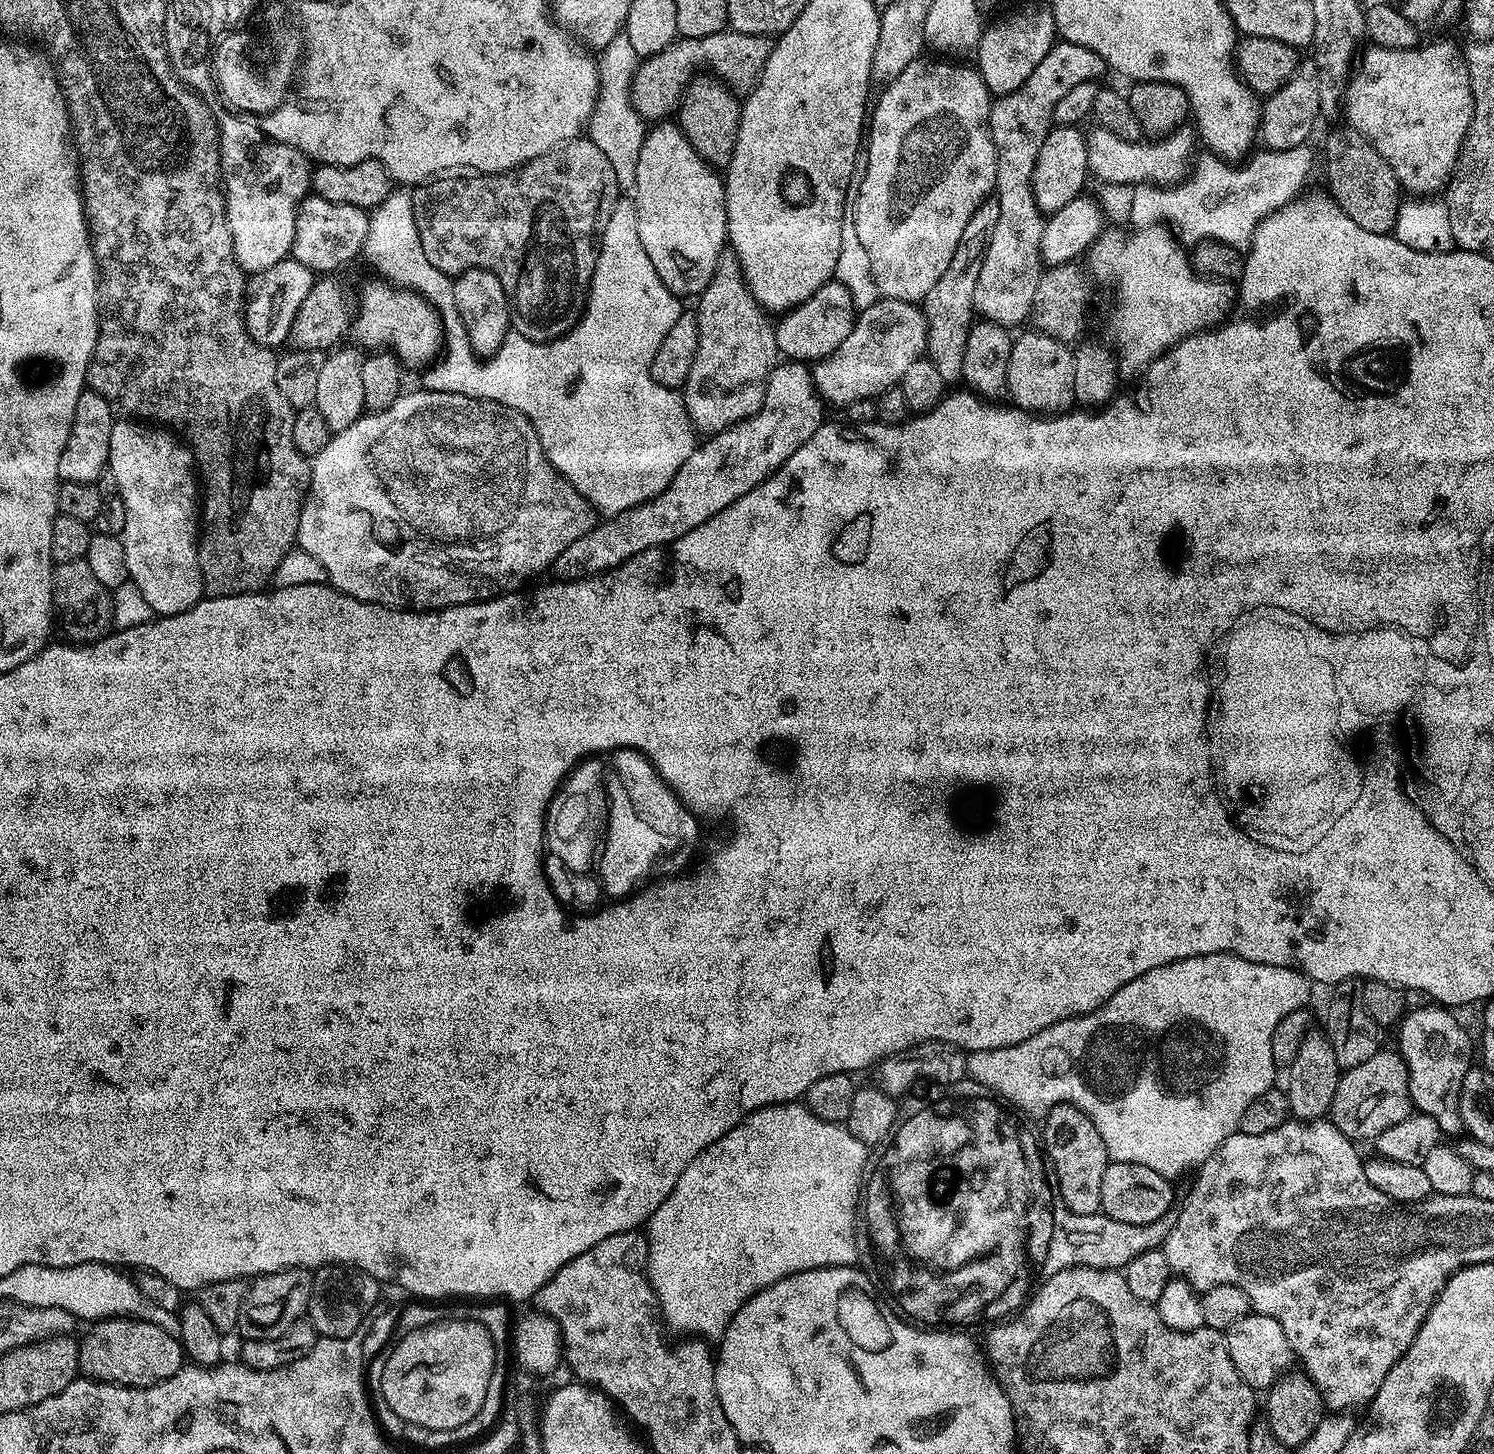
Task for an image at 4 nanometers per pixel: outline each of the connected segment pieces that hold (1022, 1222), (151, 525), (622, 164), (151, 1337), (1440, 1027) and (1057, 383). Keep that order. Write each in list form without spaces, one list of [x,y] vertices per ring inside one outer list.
[[[971,1078],[959,1080],[956,1084],[929,1088],[932,1089],[929,1090],[928,1096],[920,1097],[912,1094],[899,1105],[896,1121],[890,1134],[886,1134],[886,1138],[882,1138],[882,1142],[871,1149],[856,1213],[856,1254],[859,1267],[866,1273],[869,1280],[878,1281],[879,1285],[882,1288],[884,1286],[885,1290],[896,1300],[897,1306],[895,1305],[894,1308],[901,1317],[928,1330],[939,1328],[972,1330],[975,1324],[988,1326],[1019,1313],[1029,1299],[1034,1285],[1041,1278],[1053,1276],[1067,1268],[1123,1270],[1138,1254],[1149,1252],[1163,1245],[1176,1221],[1175,1211],[1167,1212],[1162,1218],[1149,1224],[1123,1224],[1103,1214],[1094,1216],[1074,1214],[1065,1206],[1060,1196],[1060,1187],[1054,1183],[1050,1175],[1050,1168],[1046,1163],[1045,1153],[1042,1151],[1041,1137],[1037,1129],[1036,1132],[1032,1129],[1031,1119],[1025,1118],[1017,1109],[1005,1103],[992,1089],[976,1083]]]
[[[120,418],[115,421],[110,430],[110,454],[108,455],[108,467],[114,470],[114,478],[118,481],[118,495],[126,506],[126,526],[124,527],[123,541],[126,550],[126,566],[128,567],[128,579],[142,590],[146,602],[150,602],[153,613],[157,617],[173,616],[190,610],[205,595],[204,579],[198,566],[198,480],[194,475],[194,457],[187,447],[171,431],[161,430],[156,426],[149,426],[144,422],[137,422],[132,418]]]
[[[624,34],[616,36],[614,42],[603,48],[598,56],[600,89],[596,95],[596,109],[592,111],[586,125],[587,139],[592,140],[594,146],[598,146],[598,150],[602,150],[603,156],[610,161],[616,185],[622,190],[635,189],[638,153],[642,150],[646,131],[646,122],[632,104],[632,83],[641,63],[641,58]]]
[[[117,1318],[91,1325],[85,1340],[79,1341],[80,1372],[104,1384],[121,1384],[127,1388],[149,1388],[185,1367],[184,1348],[173,1333],[148,1320]]]
[[[1428,1002],[1425,1005],[1425,1008],[1416,1008],[1413,1012],[1411,1009],[1400,1021],[1398,1051],[1408,1067],[1408,1089],[1413,1109],[1421,1116],[1434,1118],[1434,1122],[1438,1122],[1441,1133],[1445,1137],[1456,1138],[1461,1135],[1464,1126],[1460,1117],[1460,1091],[1462,1090],[1462,1078],[1474,1064],[1474,1040],[1473,1037],[1472,1040],[1468,1037],[1468,1032],[1460,1025],[1459,1018],[1452,1013],[1455,1011],[1435,1002]]]
[[[1031,331],[1017,335],[1012,341],[1006,366],[1006,392],[1012,395],[1011,403],[1033,414],[1059,414],[1071,409],[1076,398],[1073,349],[1045,332]]]

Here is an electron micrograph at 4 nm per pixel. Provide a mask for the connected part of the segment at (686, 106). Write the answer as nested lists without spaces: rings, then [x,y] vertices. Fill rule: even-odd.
[[[696,74],[684,90],[678,105],[678,123],[697,154],[717,170],[727,169],[738,142],[741,101],[728,85],[711,74]]]

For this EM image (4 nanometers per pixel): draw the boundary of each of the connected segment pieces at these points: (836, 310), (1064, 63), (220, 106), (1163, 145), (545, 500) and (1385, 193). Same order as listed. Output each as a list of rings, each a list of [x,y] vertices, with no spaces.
[[[835,278],[827,280],[809,300],[783,313],[775,321],[777,353],[792,362],[824,360],[838,350],[842,342],[846,342],[846,334],[850,334],[856,317],[852,296],[844,289],[844,285]]]
[[[1060,40],[1034,66],[1034,74],[1022,82],[1022,86],[1013,92],[1007,92],[992,105],[992,113],[988,115],[988,128],[992,131],[992,141],[996,147],[996,187],[994,195],[998,206],[998,223],[994,226],[994,238],[990,238],[990,246],[982,258],[982,271],[978,273],[978,282],[974,282],[972,295],[973,309],[983,319],[990,320],[1003,328],[1015,329],[1015,324],[1027,321],[1032,315],[1034,306],[1034,290],[1038,290],[1040,273],[1045,267],[1042,250],[1042,230],[1046,219],[1036,204],[1035,192],[1032,189],[1034,166],[1038,162],[1038,150],[1042,150],[1042,142],[1046,142],[1046,134],[1054,126],[1054,110],[1078,82],[1096,80],[1106,72],[1104,59],[1094,50],[1086,50],[1086,46],[1071,44],[1068,40]]]
[[[176,56],[176,63],[172,65],[177,76],[188,76],[188,87],[194,89],[206,103],[212,105],[212,113],[216,124],[220,128],[220,170],[222,173],[222,187],[226,199],[228,214],[228,229],[232,235],[232,245],[236,261],[240,263],[245,273],[255,274],[262,270],[270,270],[278,262],[289,259],[294,230],[296,226],[296,212],[304,197],[309,195],[312,186],[313,161],[294,146],[280,144],[277,140],[269,140],[260,129],[259,123],[251,124],[249,117],[237,114],[223,102],[217,102],[218,89],[215,76],[204,80],[204,56]]]
[[[1188,124],[1177,127],[1174,131],[1164,137],[1151,140],[1139,140],[1134,143],[1126,142],[1125,139],[1118,138],[1116,134],[1102,127],[1094,128],[1094,131],[1087,133],[1087,164],[1089,173],[1104,182],[1112,184],[1128,184],[1127,186],[1150,185],[1152,187],[1170,188],[1183,183],[1193,169],[1196,155],[1196,144],[1198,148],[1197,131]]]
[[[405,391],[386,410],[382,410],[381,412],[368,412],[358,417],[354,423],[346,426],[346,430],[335,433],[330,438],[330,442],[326,442],[326,446],[319,454],[311,457],[312,477],[308,483],[308,491],[304,497],[304,505],[300,511],[296,544],[303,552],[311,554],[312,557],[318,558],[318,562],[322,562],[322,566],[328,575],[328,584],[335,588],[337,592],[345,592],[347,596],[353,596],[367,604],[380,604],[384,608],[399,608],[410,612],[439,612],[442,608],[453,608],[459,604],[479,604],[481,600],[493,600],[495,596],[507,596],[510,592],[523,589],[527,585],[524,583],[531,576],[536,576],[539,572],[544,571],[547,573],[551,569],[554,561],[558,558],[558,554],[562,554],[562,550],[566,550],[566,546],[570,546],[570,542],[575,542],[576,539],[582,538],[582,534],[586,534],[594,526],[594,519],[592,520],[592,516],[594,517],[594,509],[592,505],[584,500],[582,494],[578,494],[578,490],[574,490],[574,486],[570,486],[567,478],[560,475],[553,464],[544,457],[544,453],[540,451],[538,434],[534,430],[534,426],[530,426],[530,422],[522,414],[518,414],[518,410],[510,410],[498,402],[479,400],[478,398],[470,398],[462,394],[454,394],[453,392],[419,391]]]
[[[1341,126],[1324,140],[1324,172],[1328,175],[1331,199],[1347,216],[1354,218],[1362,230],[1388,234],[1396,227],[1402,203],[1402,189],[1390,162],[1378,154],[1376,147],[1358,130]]]

